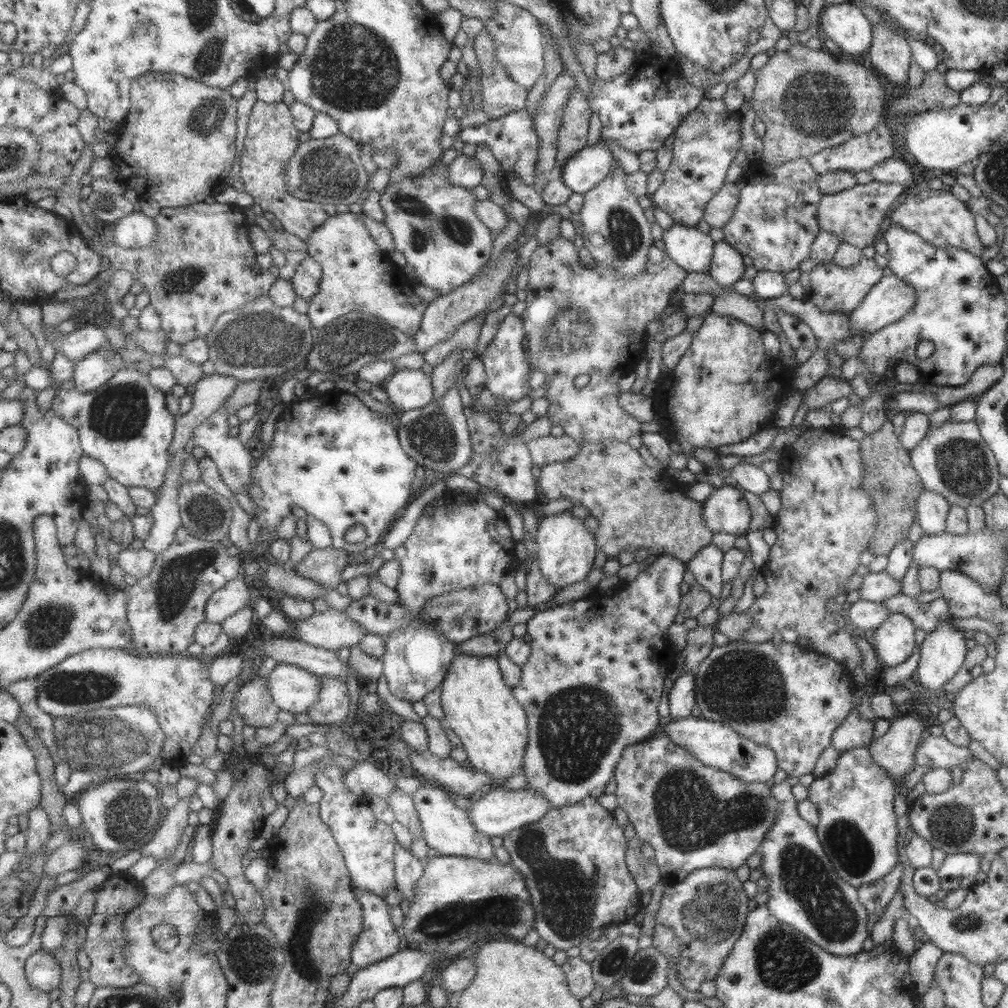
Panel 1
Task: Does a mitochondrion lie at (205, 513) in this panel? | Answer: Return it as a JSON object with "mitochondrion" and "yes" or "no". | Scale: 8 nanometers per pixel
{"mitochondrion":"yes"}

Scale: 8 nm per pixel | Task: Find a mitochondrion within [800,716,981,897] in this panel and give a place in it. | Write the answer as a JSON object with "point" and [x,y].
{"point":[849,846]}

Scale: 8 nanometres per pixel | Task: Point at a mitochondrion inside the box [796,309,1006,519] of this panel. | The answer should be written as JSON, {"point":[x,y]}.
{"point":[962,468]}

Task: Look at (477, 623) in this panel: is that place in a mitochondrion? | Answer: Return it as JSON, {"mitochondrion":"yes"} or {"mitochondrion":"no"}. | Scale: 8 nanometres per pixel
{"mitochondrion":"no"}

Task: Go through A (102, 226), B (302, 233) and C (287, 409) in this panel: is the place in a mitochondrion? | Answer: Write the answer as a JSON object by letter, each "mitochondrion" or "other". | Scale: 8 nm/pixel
{"A":"other","B":"other","C":"other"}

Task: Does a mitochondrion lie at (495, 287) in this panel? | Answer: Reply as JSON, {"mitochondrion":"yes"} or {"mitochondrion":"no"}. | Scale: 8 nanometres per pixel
{"mitochondrion":"no"}

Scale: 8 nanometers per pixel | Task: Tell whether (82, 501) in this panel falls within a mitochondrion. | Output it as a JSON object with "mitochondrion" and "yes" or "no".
{"mitochondrion":"no"}

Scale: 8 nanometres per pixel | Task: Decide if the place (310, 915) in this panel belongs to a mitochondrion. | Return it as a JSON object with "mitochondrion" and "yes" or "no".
{"mitochondrion":"yes"}

